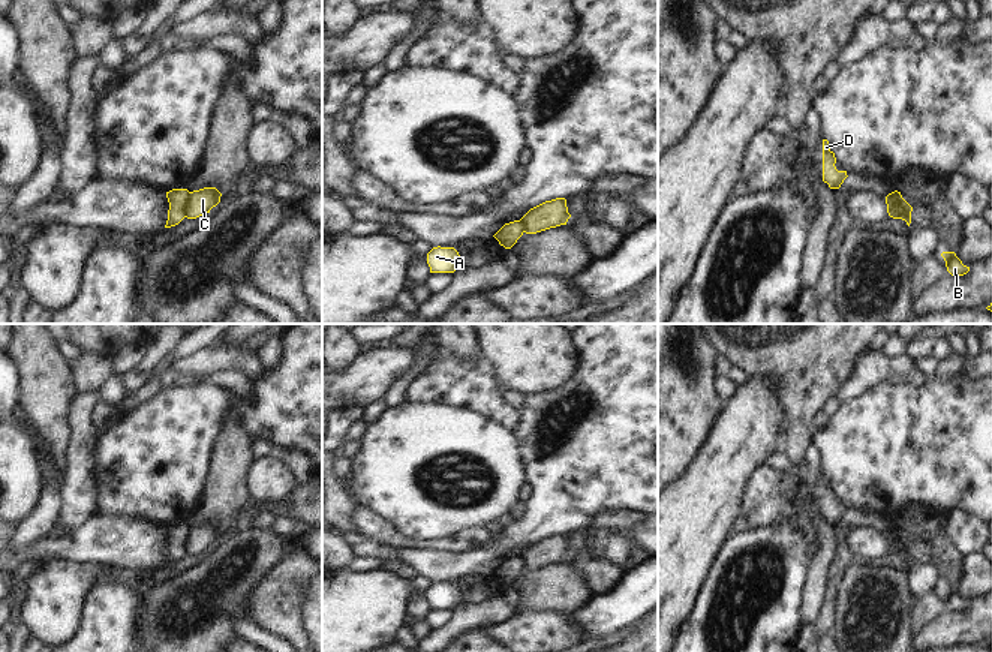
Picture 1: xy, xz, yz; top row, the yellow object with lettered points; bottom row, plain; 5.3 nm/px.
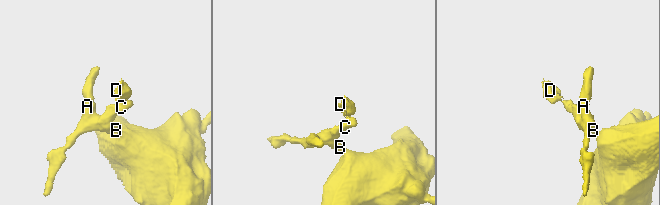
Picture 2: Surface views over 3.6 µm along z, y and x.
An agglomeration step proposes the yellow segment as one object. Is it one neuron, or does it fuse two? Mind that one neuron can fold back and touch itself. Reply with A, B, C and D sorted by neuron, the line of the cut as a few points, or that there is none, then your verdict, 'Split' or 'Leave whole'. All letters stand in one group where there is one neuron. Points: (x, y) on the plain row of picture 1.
Groups: A B / C D. Split along xy (189, 528), (183, 552). Split

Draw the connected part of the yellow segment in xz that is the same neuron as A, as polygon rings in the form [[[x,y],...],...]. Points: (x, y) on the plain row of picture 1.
[[[433,583],[427,589],[430,609],[454,609],[463,603],[459,588],[454,583]]]

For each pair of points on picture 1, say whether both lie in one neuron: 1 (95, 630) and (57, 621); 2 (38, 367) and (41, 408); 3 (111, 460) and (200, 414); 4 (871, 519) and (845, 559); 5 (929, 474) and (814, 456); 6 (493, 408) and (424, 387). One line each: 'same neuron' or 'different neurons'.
1: different neurons
2: same neuron
3: same neuron
4: same neuron
5: different neurons
6: same neuron

